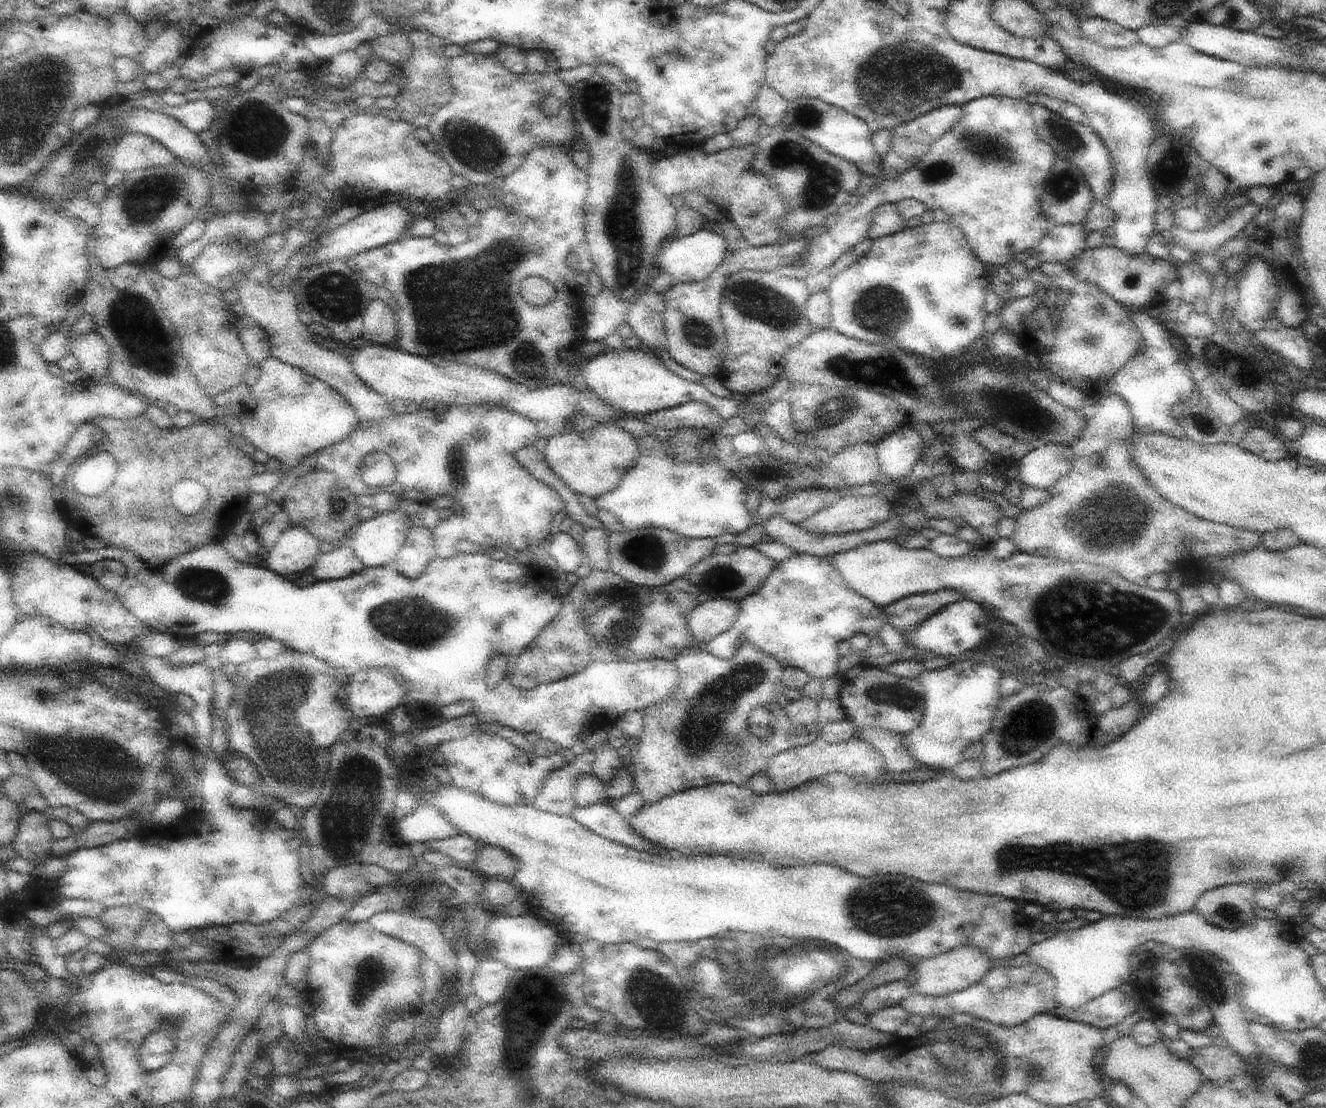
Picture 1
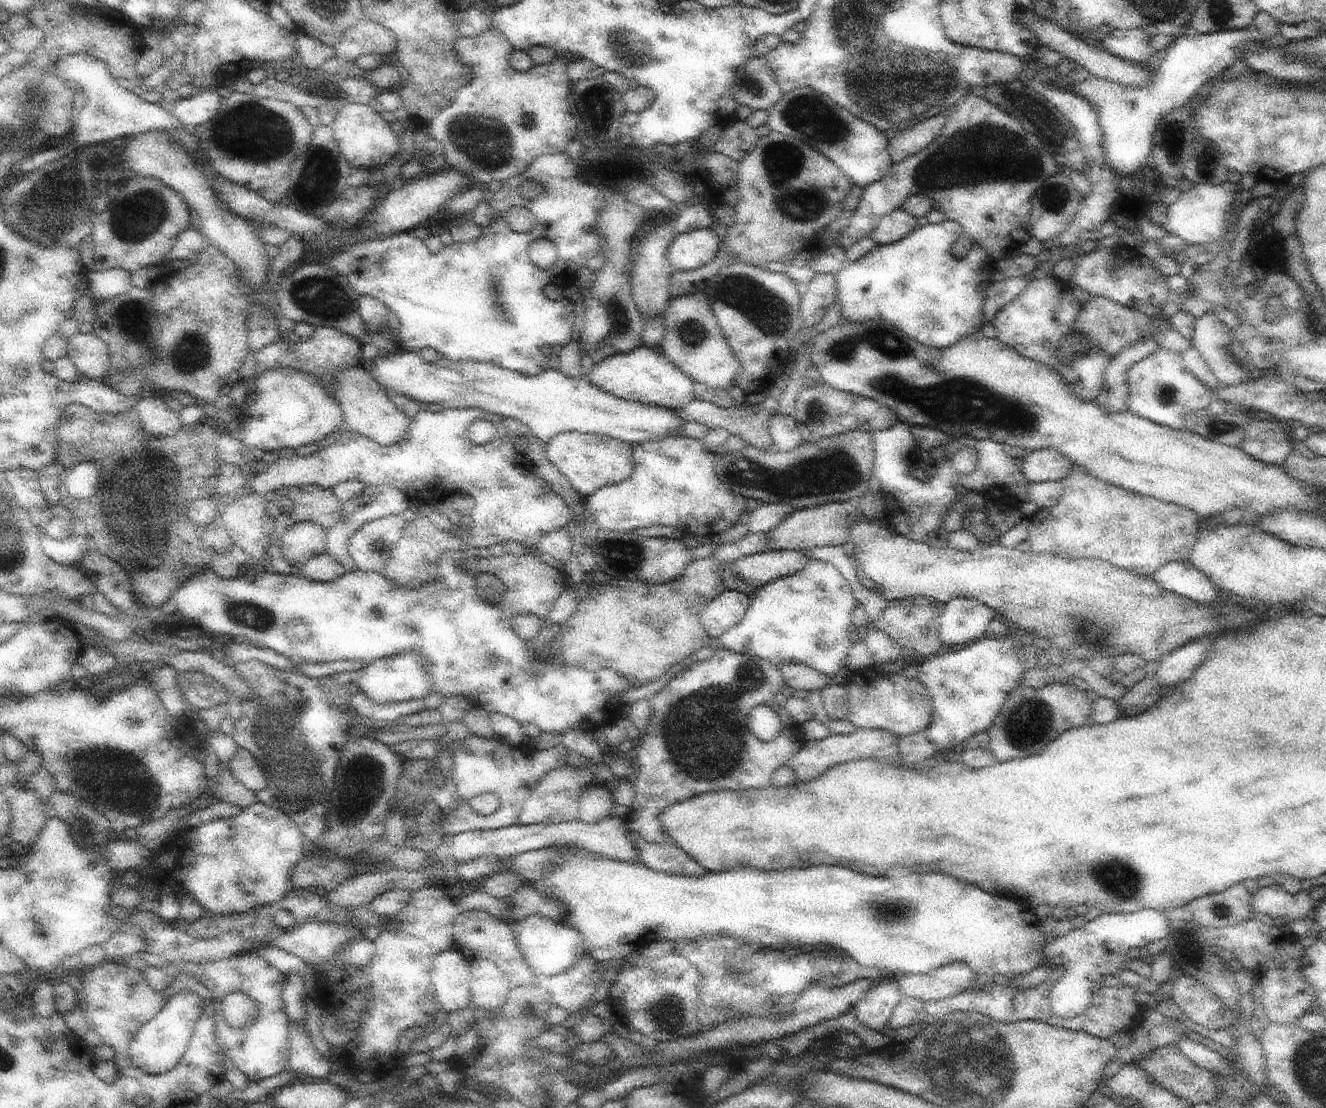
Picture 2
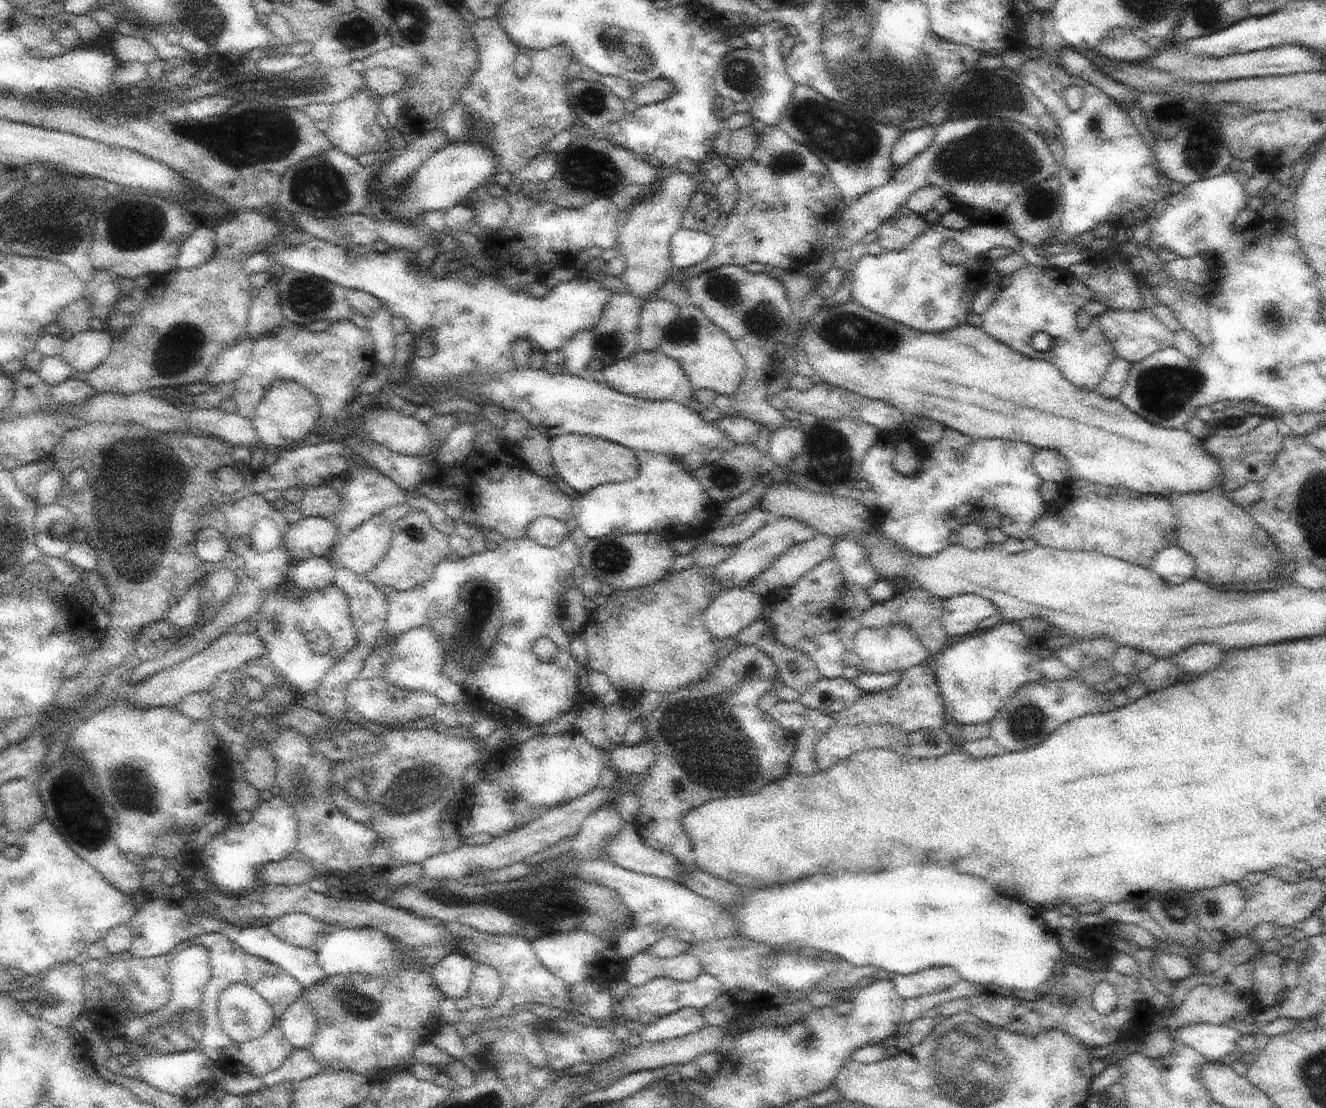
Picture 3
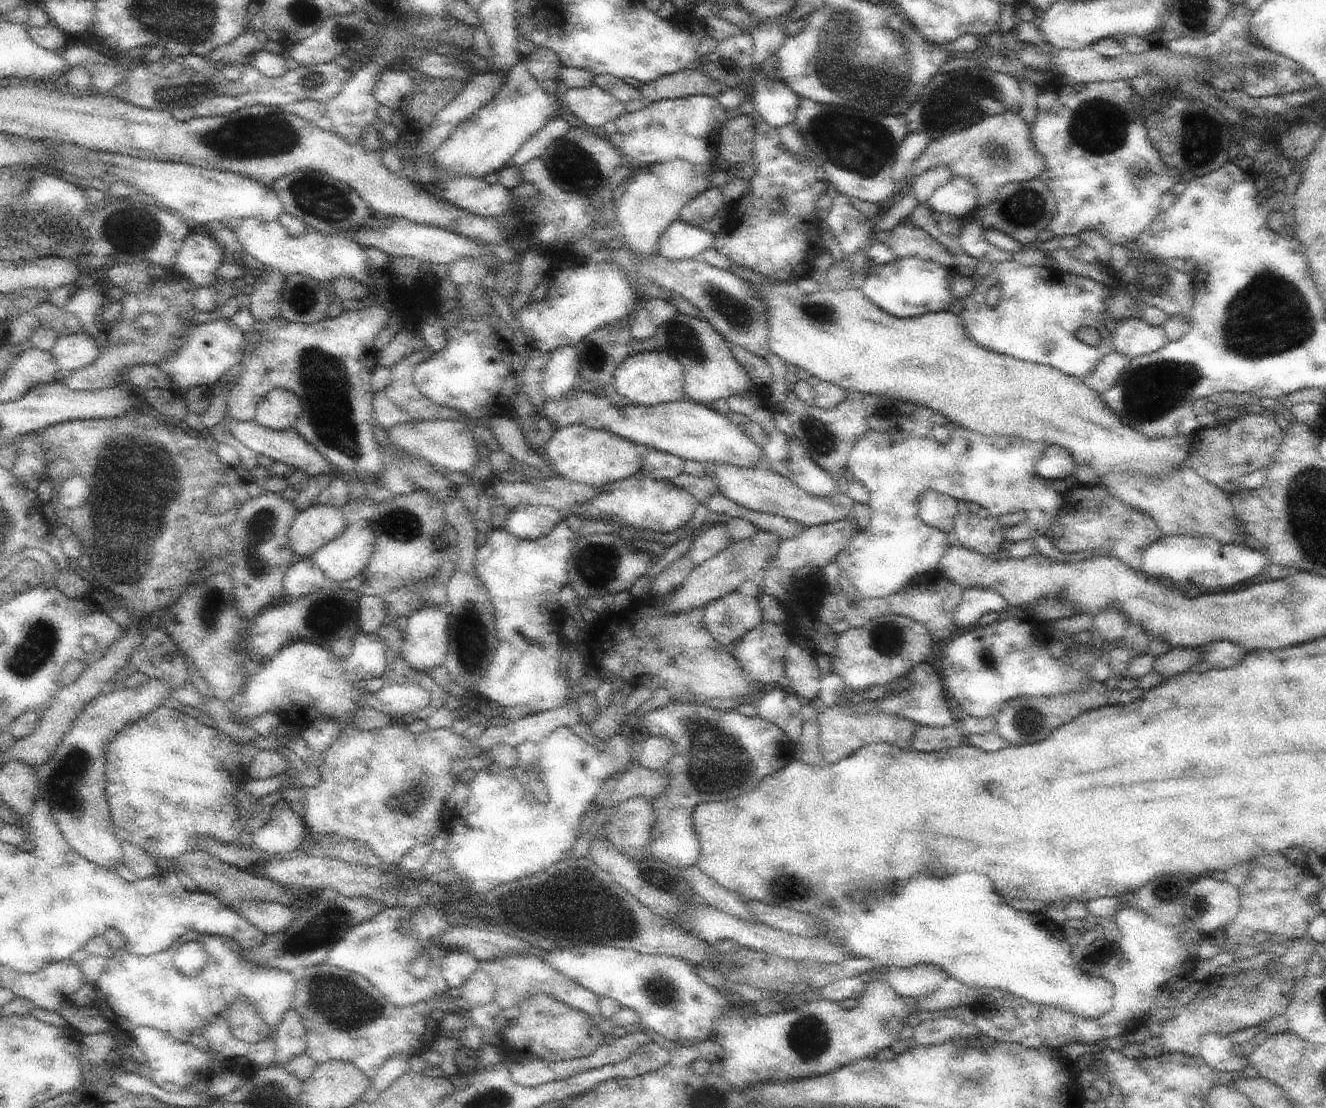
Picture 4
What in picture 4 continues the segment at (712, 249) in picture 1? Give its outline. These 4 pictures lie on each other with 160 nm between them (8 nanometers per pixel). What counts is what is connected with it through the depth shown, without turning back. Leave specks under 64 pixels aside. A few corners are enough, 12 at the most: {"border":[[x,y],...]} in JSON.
{"border":[[676,220],[662,234],[666,260],[694,259],[715,234]]}

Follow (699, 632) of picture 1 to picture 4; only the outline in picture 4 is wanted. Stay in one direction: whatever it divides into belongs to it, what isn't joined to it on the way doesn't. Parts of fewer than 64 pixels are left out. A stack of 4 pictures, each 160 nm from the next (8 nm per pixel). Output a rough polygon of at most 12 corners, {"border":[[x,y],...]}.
{"border":[[739,591],[704,610],[704,626],[724,646],[762,620],[759,600]]}

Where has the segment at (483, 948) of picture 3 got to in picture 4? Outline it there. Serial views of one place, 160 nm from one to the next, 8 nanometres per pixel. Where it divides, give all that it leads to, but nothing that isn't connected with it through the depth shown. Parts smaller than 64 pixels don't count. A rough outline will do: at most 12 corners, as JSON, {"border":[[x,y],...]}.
{"border":[[540,956],[486,960],[499,1010],[536,992],[603,1018],[598,996]]}

